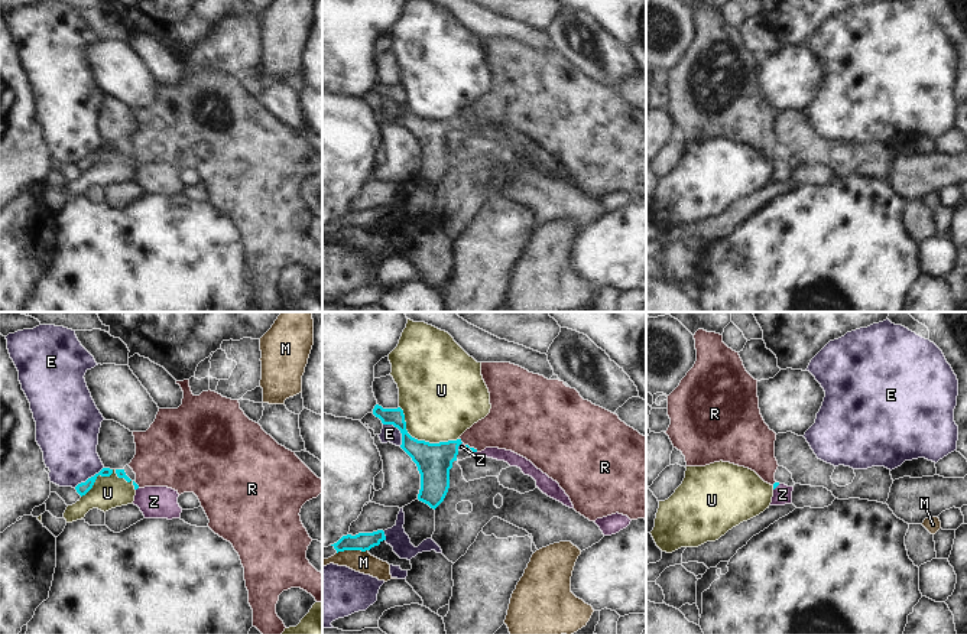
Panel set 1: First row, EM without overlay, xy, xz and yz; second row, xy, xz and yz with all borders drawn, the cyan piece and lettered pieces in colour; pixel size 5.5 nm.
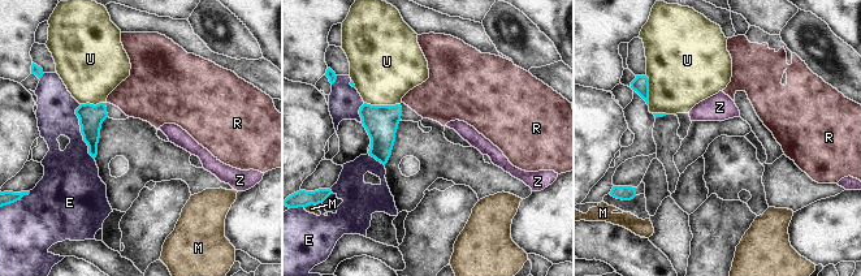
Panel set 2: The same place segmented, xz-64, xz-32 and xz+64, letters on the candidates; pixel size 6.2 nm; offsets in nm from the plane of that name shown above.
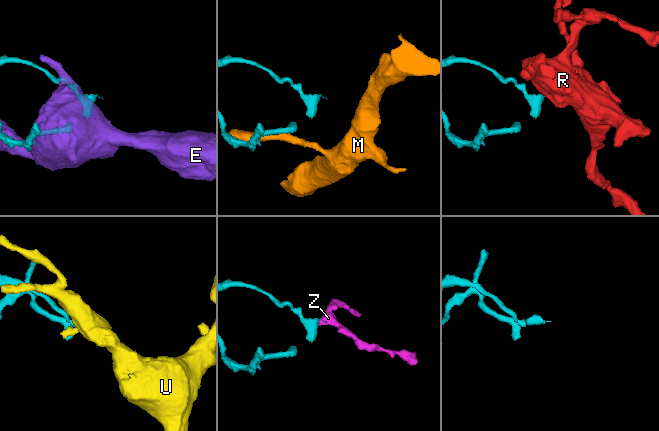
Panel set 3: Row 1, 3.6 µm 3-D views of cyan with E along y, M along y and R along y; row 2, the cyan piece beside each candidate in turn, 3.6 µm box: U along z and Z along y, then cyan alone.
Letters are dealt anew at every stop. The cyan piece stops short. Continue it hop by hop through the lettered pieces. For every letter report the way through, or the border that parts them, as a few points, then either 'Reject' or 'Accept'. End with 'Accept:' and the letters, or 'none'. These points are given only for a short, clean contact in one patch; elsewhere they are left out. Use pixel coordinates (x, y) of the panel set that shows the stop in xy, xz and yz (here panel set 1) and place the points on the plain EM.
E: Reject
M: Reject
R: Boundary: xz (460, 114), (463, 119). Reject
U: Boundary: xz (399, 83), (405, 106), (412, 113), (430, 119), (458, 116). Reject
Z: Path across: xz (434, 137), (458, 122), (461, 123). Accept
Accept: Z

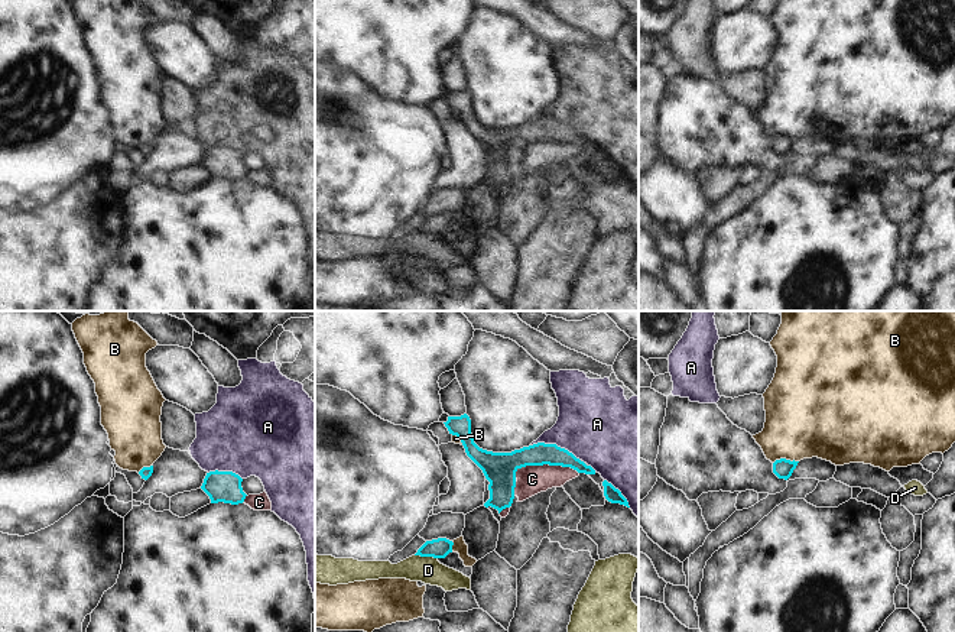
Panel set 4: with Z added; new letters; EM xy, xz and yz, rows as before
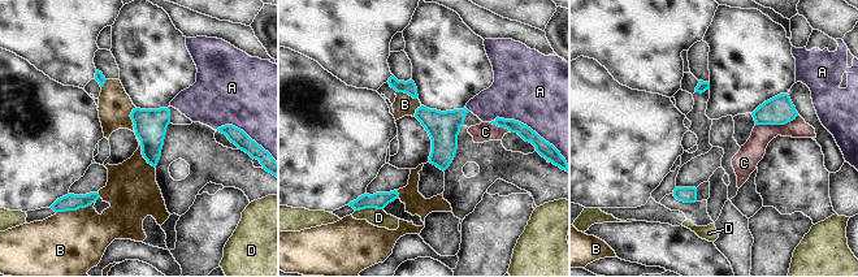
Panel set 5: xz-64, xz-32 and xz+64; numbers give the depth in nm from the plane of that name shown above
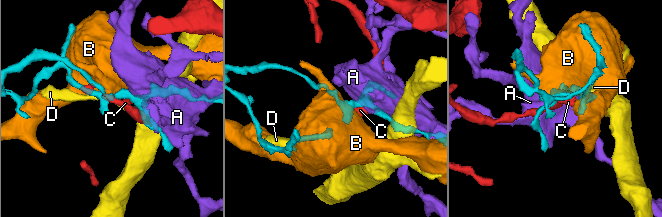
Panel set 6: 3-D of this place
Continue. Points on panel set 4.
A: Reject
B: Reject
C: Reject
D: Reject
Accept: none.

